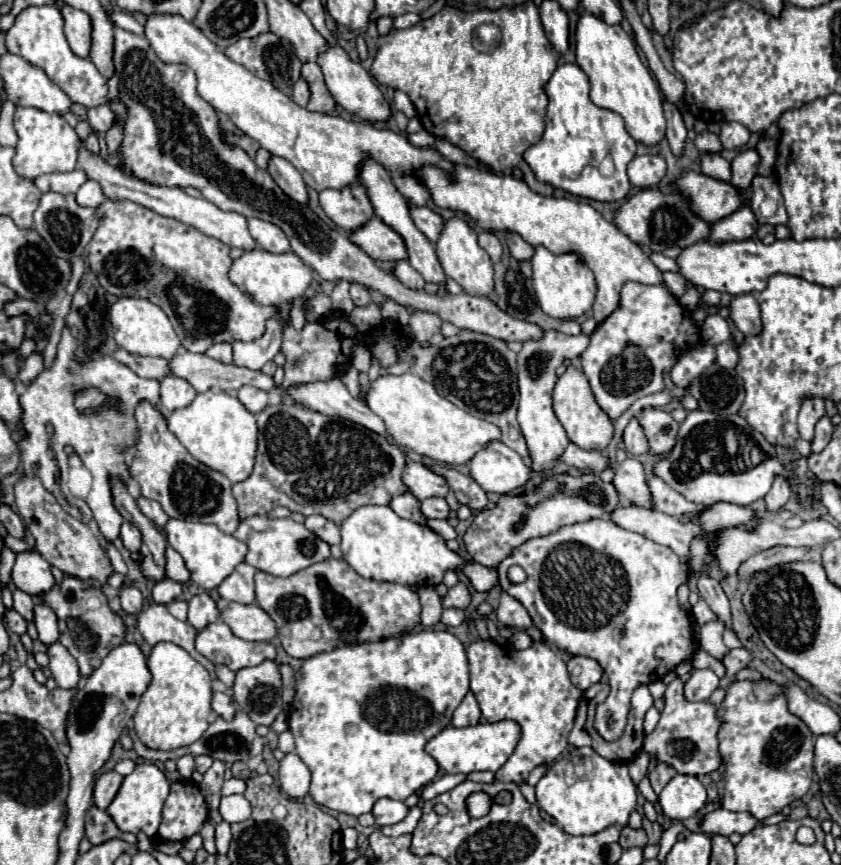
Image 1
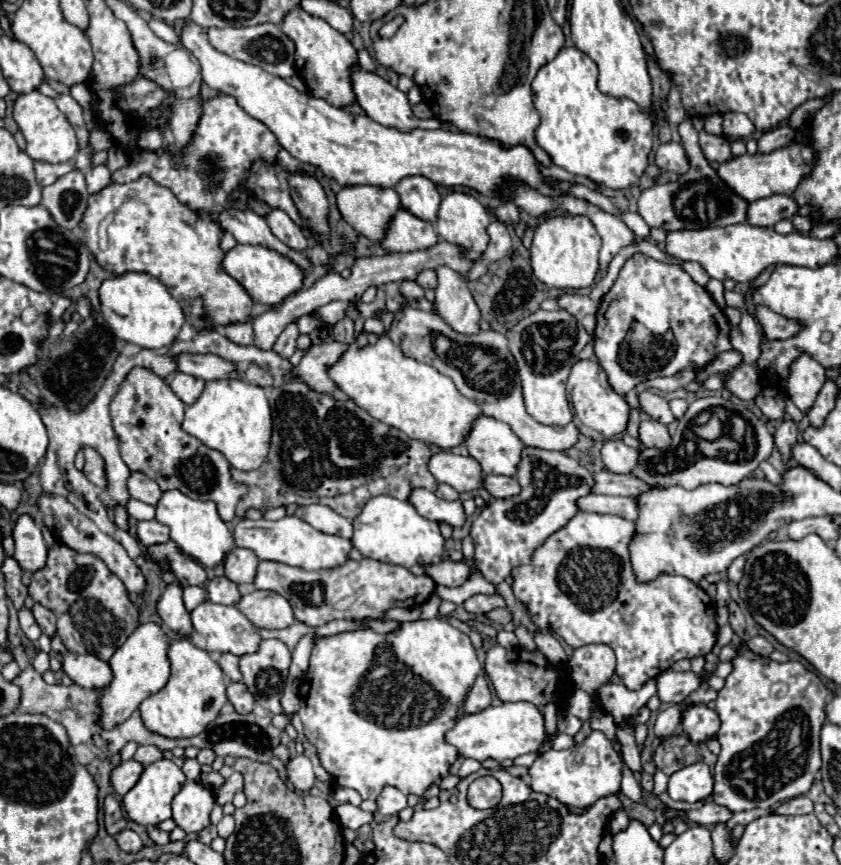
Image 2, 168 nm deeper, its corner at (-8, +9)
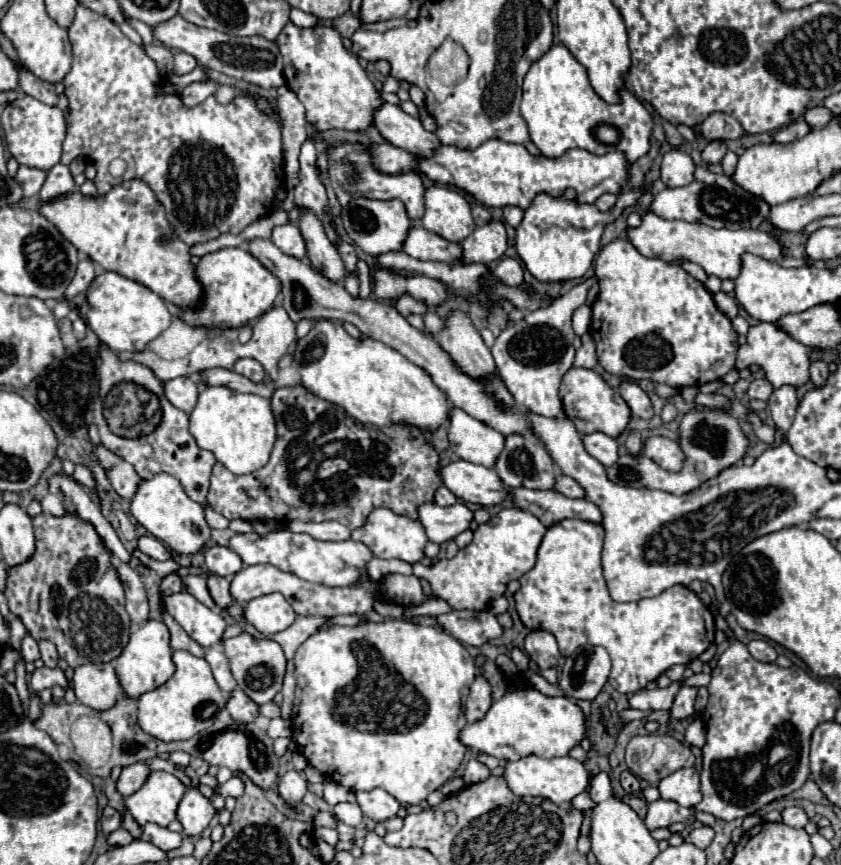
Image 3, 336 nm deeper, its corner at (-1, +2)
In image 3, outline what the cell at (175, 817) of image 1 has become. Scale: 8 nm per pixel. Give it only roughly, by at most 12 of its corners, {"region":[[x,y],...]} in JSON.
{"region":[[189,788],[177,808],[183,834],[199,836],[215,810]]}

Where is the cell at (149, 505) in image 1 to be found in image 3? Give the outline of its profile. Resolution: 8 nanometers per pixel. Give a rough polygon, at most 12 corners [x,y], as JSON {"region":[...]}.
{"region":[[97,446],[101,466],[123,500],[131,500],[141,478],[133,466],[103,446]]}

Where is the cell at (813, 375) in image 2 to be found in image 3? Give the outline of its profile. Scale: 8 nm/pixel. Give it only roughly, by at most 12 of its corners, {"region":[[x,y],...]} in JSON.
{"region":[[769,322],[747,332],[735,370],[773,388],[809,382],[809,348]]}

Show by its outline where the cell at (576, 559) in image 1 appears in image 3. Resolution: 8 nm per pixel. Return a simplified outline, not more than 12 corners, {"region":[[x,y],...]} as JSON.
{"region":[[553,524],[515,608],[559,652],[603,646],[643,690],[715,640],[687,586],[615,602],[605,530]]}

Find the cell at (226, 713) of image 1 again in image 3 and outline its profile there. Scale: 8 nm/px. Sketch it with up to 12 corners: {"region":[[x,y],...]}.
{"region":[[241,688],[227,700],[235,722],[249,724],[259,706]]}

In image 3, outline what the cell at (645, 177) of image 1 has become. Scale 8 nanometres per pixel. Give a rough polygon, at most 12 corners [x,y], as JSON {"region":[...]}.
{"region":[[677,148],[663,154],[661,180],[669,188],[693,182],[695,164]]}

